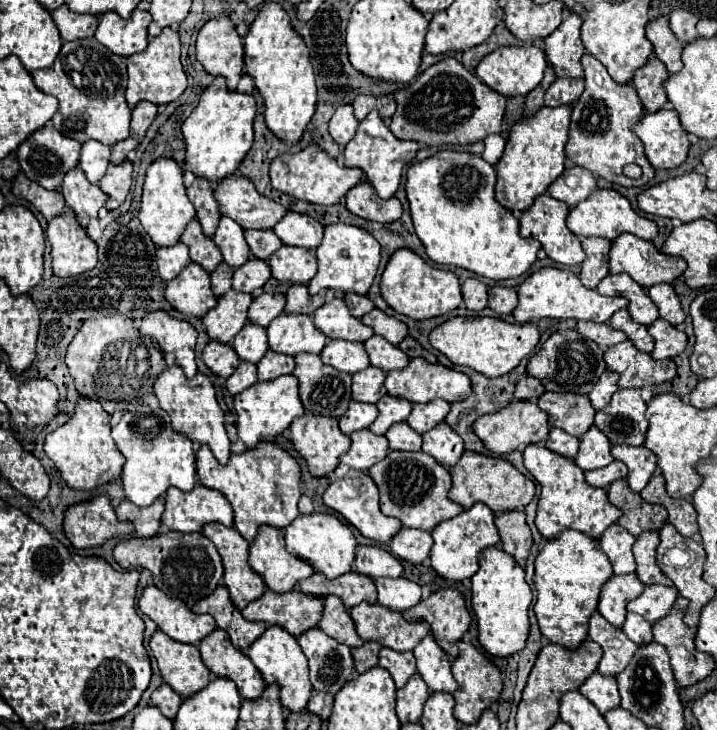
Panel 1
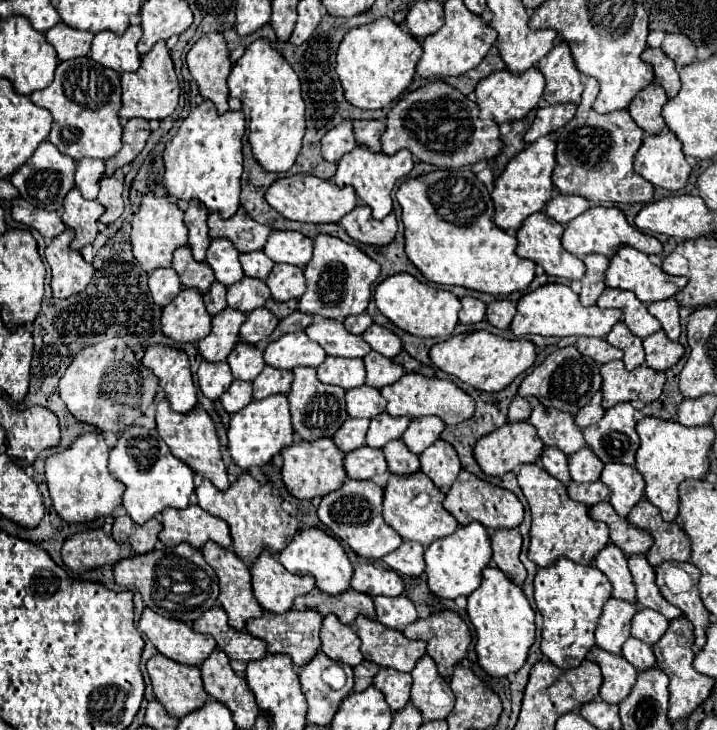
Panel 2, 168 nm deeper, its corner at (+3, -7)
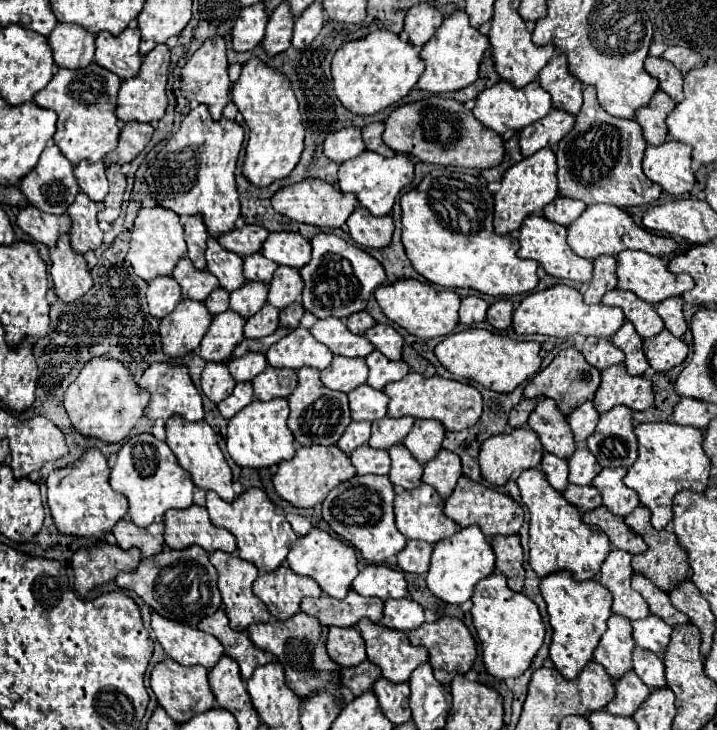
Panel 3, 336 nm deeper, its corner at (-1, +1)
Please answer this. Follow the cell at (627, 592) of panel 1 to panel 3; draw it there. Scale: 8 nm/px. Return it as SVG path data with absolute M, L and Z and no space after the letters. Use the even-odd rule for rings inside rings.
M612 615L608 619L608 631L602 635L600 645L594 651L594 661L600 663L614 681L618 681L632 671L632 649L634 639L628 619Z

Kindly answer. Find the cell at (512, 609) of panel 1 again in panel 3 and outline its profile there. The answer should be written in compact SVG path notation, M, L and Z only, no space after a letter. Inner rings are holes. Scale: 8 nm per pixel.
M492 573L480 581L472 595L472 623L476 627L478 639L482 643L482 657L486 671L496 679L520 677L532 663L534 655L544 643L544 623L540 611L532 599L524 593L516 593L506 585L506 577Z

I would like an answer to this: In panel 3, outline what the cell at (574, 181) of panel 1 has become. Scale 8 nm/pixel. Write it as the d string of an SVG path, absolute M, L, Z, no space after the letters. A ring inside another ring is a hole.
M556 197L556 201L552 201L550 205L544 207L544 217L552 223L570 227L586 209L586 205L582 201L574 201L574 199L566 199L566 197Z

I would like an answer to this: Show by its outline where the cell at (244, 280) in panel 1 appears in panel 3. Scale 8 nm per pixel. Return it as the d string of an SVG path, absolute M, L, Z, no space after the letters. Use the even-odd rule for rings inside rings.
M246 281L240 289L230 293L230 309L248 319L264 307L266 295L268 295L268 285Z

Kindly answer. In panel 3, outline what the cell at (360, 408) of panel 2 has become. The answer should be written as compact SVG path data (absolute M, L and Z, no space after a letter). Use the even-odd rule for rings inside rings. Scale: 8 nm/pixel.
M360 385L352 393L348 393L350 399L350 413L352 421L376 421L386 417L388 409L388 397L384 391L376 391L368 385Z

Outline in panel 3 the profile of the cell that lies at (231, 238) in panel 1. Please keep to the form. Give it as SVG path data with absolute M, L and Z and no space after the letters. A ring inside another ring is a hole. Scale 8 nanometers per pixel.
M212 237L208 239L206 261L208 261L208 271L220 281L220 287L226 289L228 293L236 291L240 285L246 283L242 275L242 257L238 257L232 251L226 251Z

